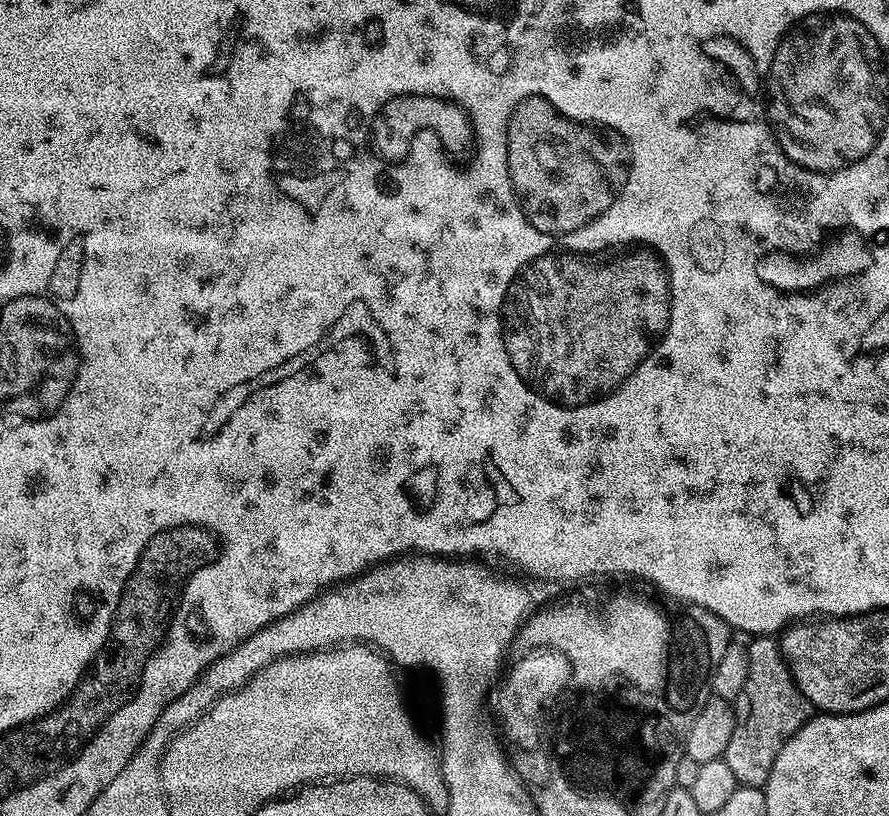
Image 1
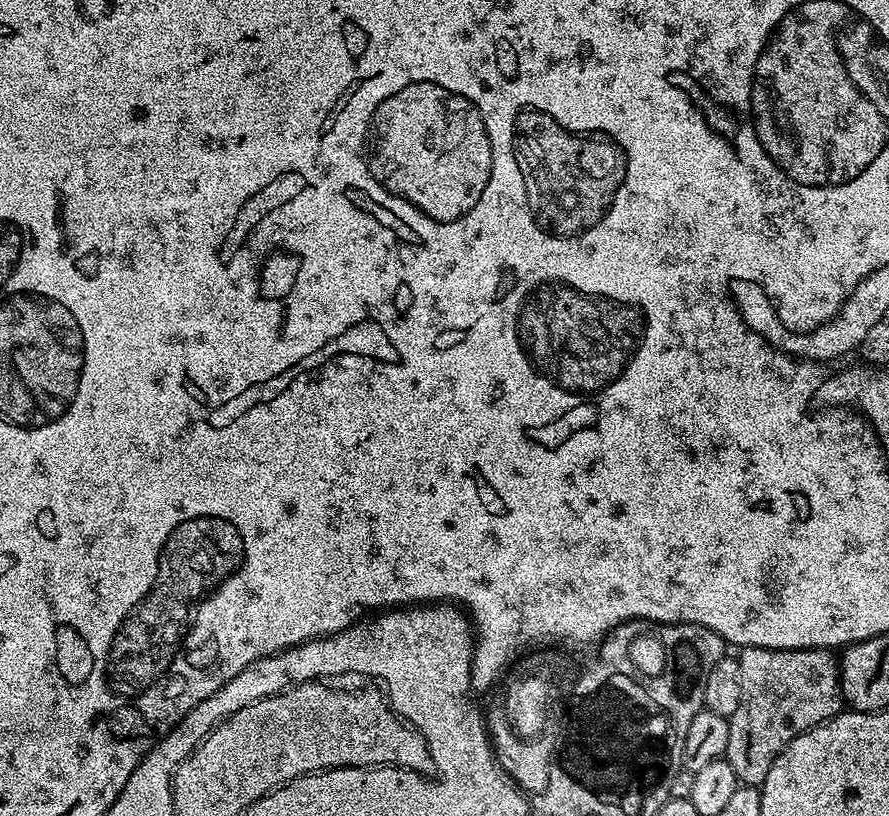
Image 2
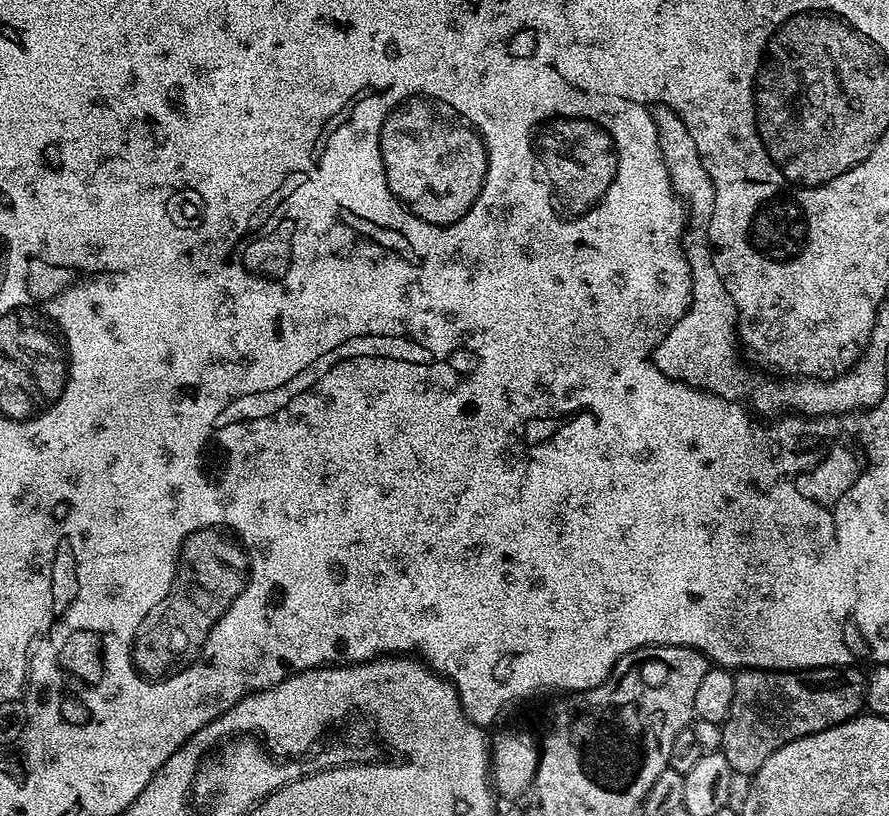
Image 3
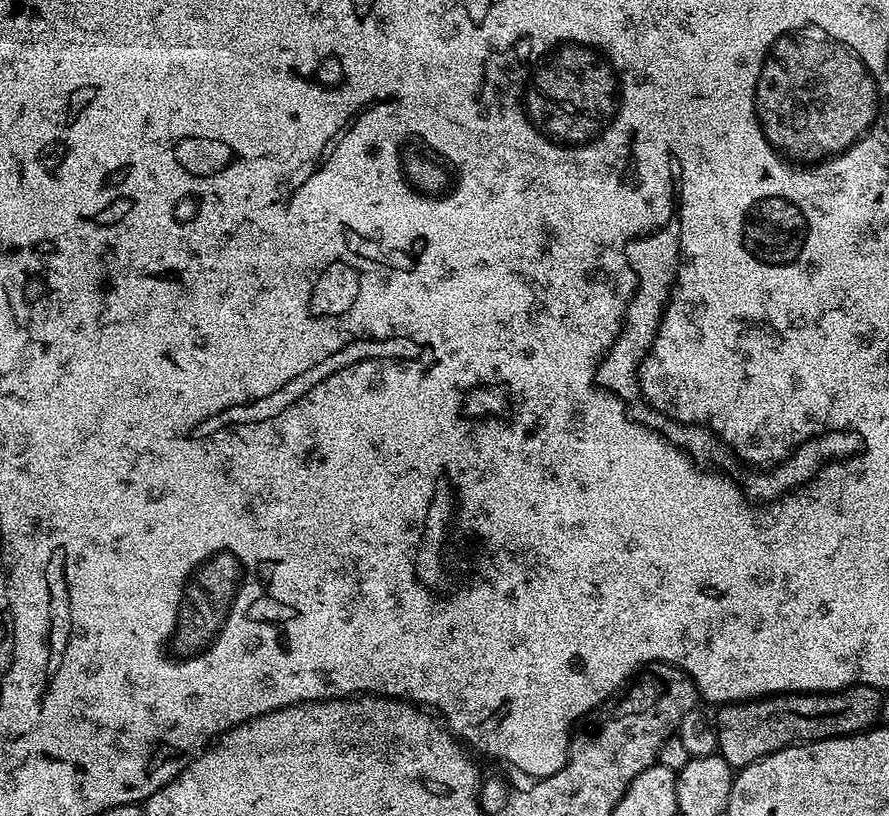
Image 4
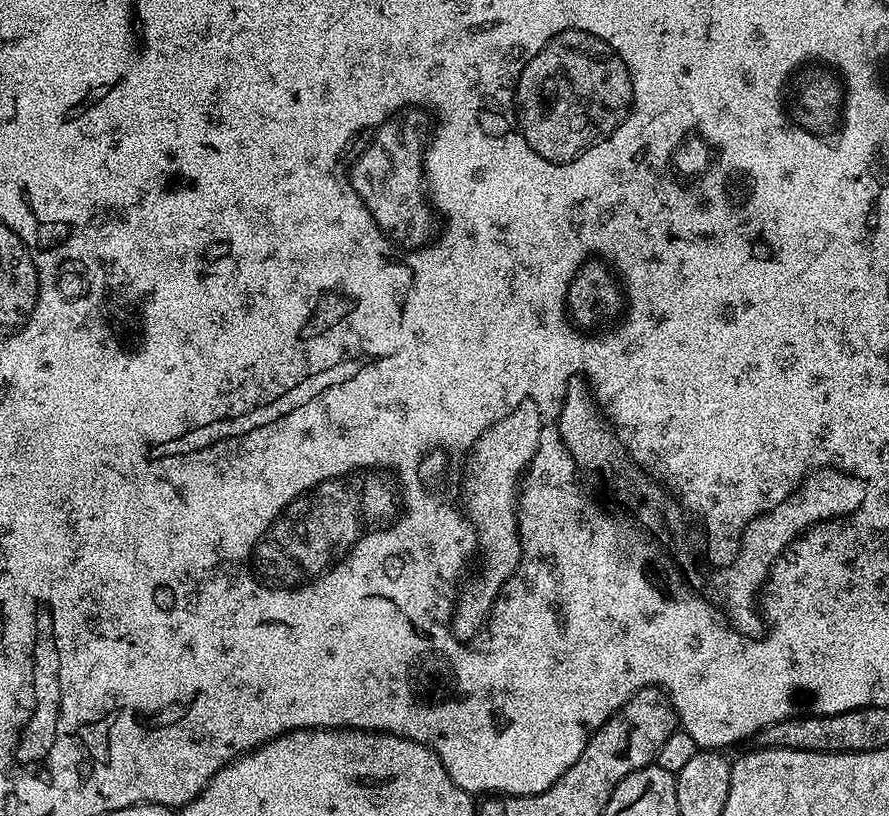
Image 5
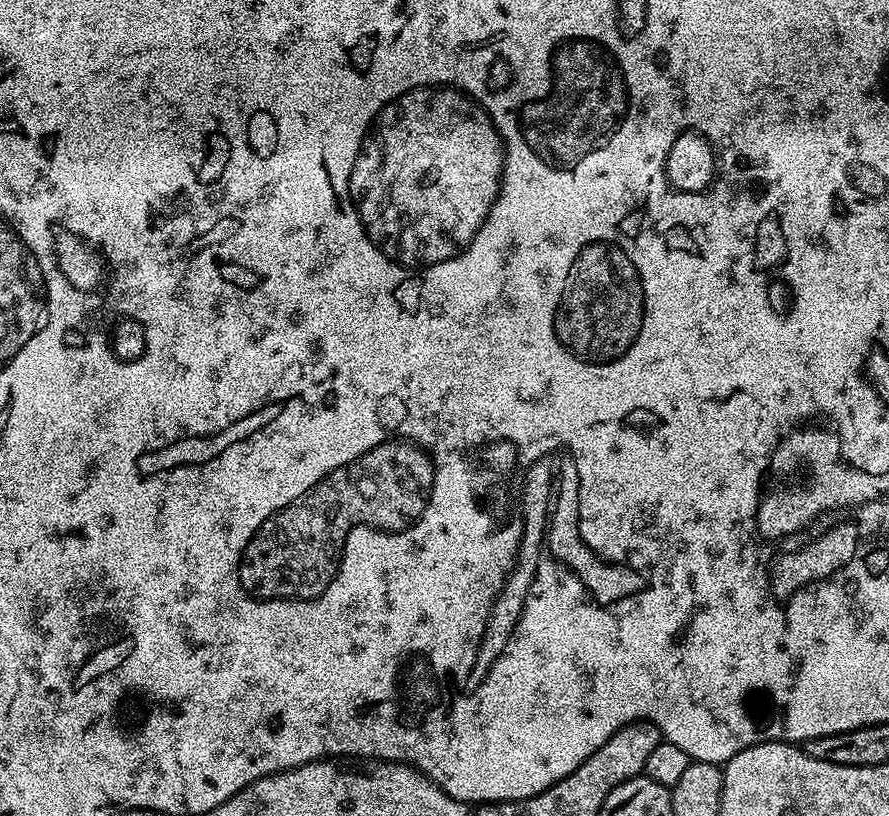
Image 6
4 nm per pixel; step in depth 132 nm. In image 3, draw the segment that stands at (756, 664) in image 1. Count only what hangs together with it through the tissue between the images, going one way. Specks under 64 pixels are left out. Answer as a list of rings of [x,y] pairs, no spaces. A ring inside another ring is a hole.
[[[856,666],[847,668],[808,668],[805,672],[775,672],[774,670],[762,670],[761,668],[741,668],[734,675],[734,696],[733,704],[730,706],[728,719],[723,722],[722,730],[724,733],[720,736],[719,747],[724,753],[726,762],[730,762],[733,773],[740,772],[745,778],[755,776],[756,772],[762,766],[762,762],[766,762],[766,758],[770,758],[770,754],[774,754],[774,750],[782,750],[782,746],[786,746],[790,742],[794,742],[798,738],[806,738],[810,734],[818,734],[822,730],[826,730],[830,726],[838,726],[842,722],[852,720],[854,717],[861,715],[865,711],[866,701],[868,698],[868,681],[865,673]]]

